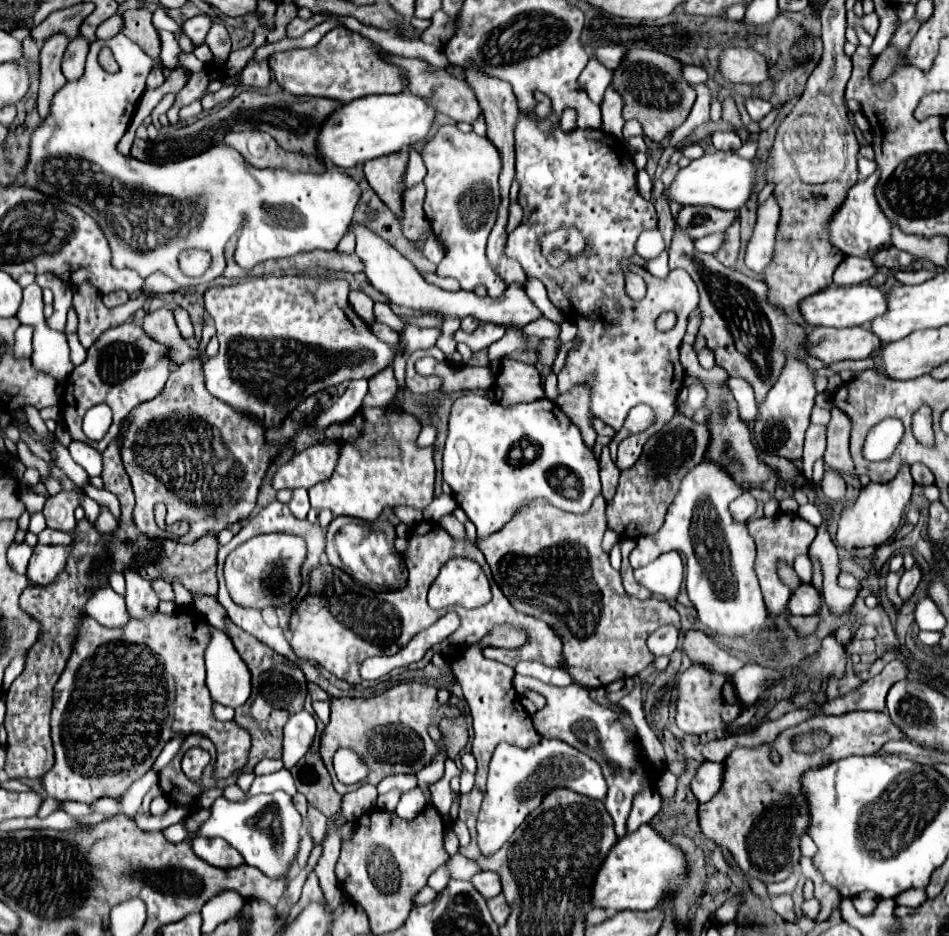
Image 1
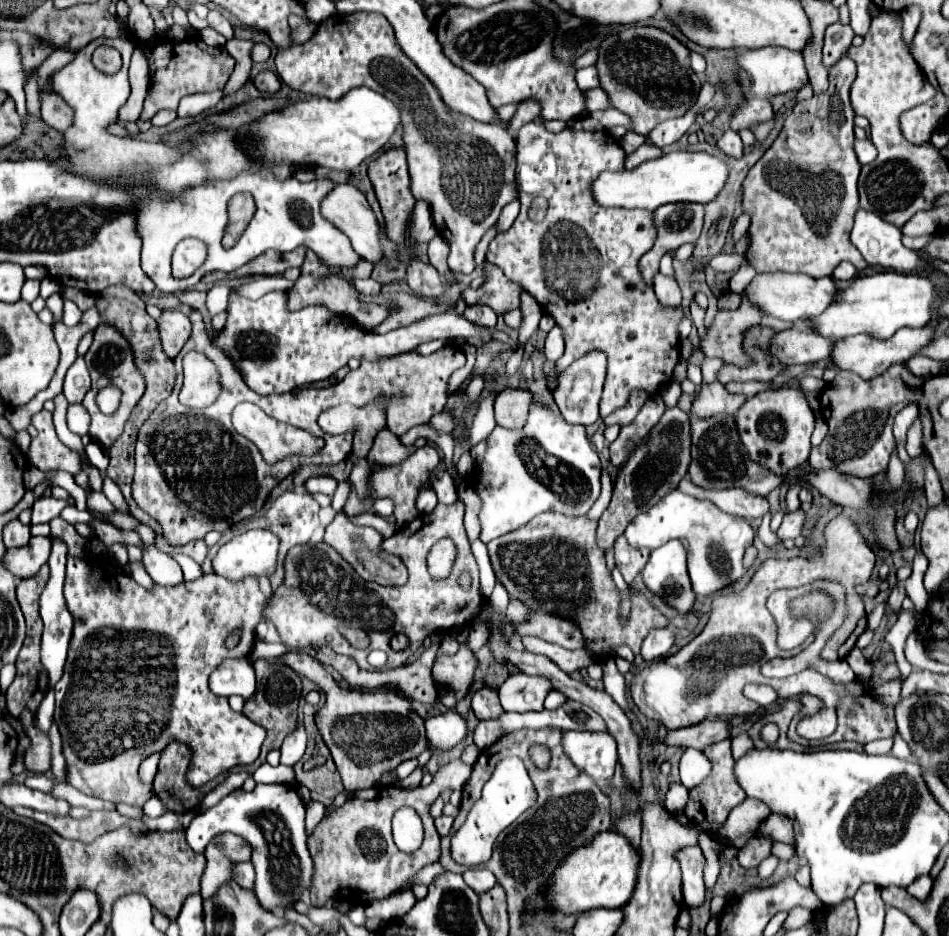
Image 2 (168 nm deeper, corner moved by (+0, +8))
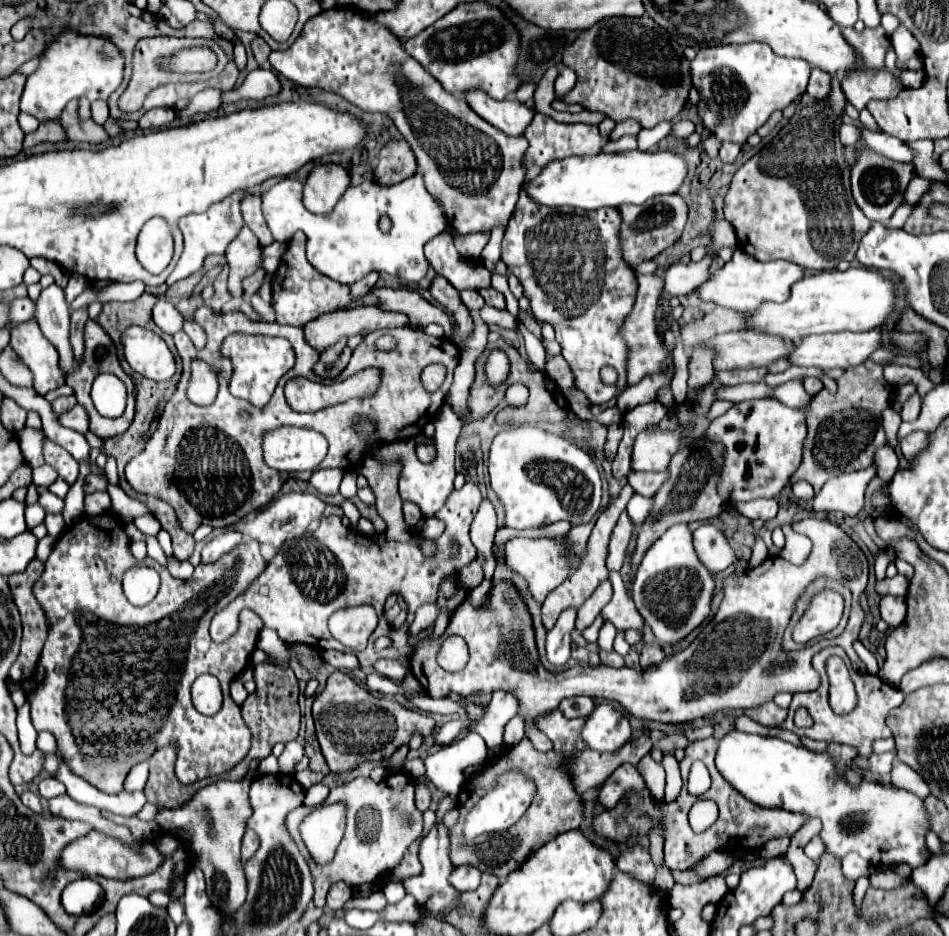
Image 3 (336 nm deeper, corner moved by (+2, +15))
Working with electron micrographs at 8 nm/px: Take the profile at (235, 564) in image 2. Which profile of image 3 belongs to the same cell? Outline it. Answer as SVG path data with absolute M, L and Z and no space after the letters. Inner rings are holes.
M227 531L227 533L221 533L217 535L215 539L211 539L203 551L201 551L201 559L203 563L215 563L217 559L221 559L223 555L227 555L231 549L239 547L243 543L243 533L239 531Z

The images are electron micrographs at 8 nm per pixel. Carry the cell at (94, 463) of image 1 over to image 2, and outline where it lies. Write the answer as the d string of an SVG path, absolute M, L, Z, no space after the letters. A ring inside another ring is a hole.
M83 436L83 446L85 446L85 454L91 460L91 464L99 472L105 472L107 470L107 464L109 464L109 456L105 454L105 450L99 444L95 444L95 440L91 440L89 436Z

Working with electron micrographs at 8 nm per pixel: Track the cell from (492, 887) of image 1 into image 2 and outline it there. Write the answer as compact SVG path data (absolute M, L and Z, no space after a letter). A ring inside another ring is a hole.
M469 868L463 874L463 880L477 894L483 894L495 886L495 876L487 868Z

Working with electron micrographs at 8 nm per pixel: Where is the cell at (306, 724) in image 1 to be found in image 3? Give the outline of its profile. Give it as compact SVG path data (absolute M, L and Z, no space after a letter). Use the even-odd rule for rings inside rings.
M297 739L285 743L285 751L283 751L281 757L279 757L279 767L281 767L281 771L283 771L283 773L291 773L293 767L299 763L301 757L303 757L303 745L301 745Z

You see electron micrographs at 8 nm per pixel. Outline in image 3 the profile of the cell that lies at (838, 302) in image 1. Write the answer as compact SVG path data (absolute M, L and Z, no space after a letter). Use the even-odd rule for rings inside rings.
M737 249L733 253L731 261L727 261L721 269L717 269L699 287L699 293L701 293L703 301L711 301L711 303L717 303L721 307L735 309L735 311L753 313L765 301L775 301L775 303L787 301L791 295L791 285L803 277L805 277L805 269L799 265L793 265L789 261L767 261L767 263L763 263L763 261L749 257L747 253L741 253L741 249Z

